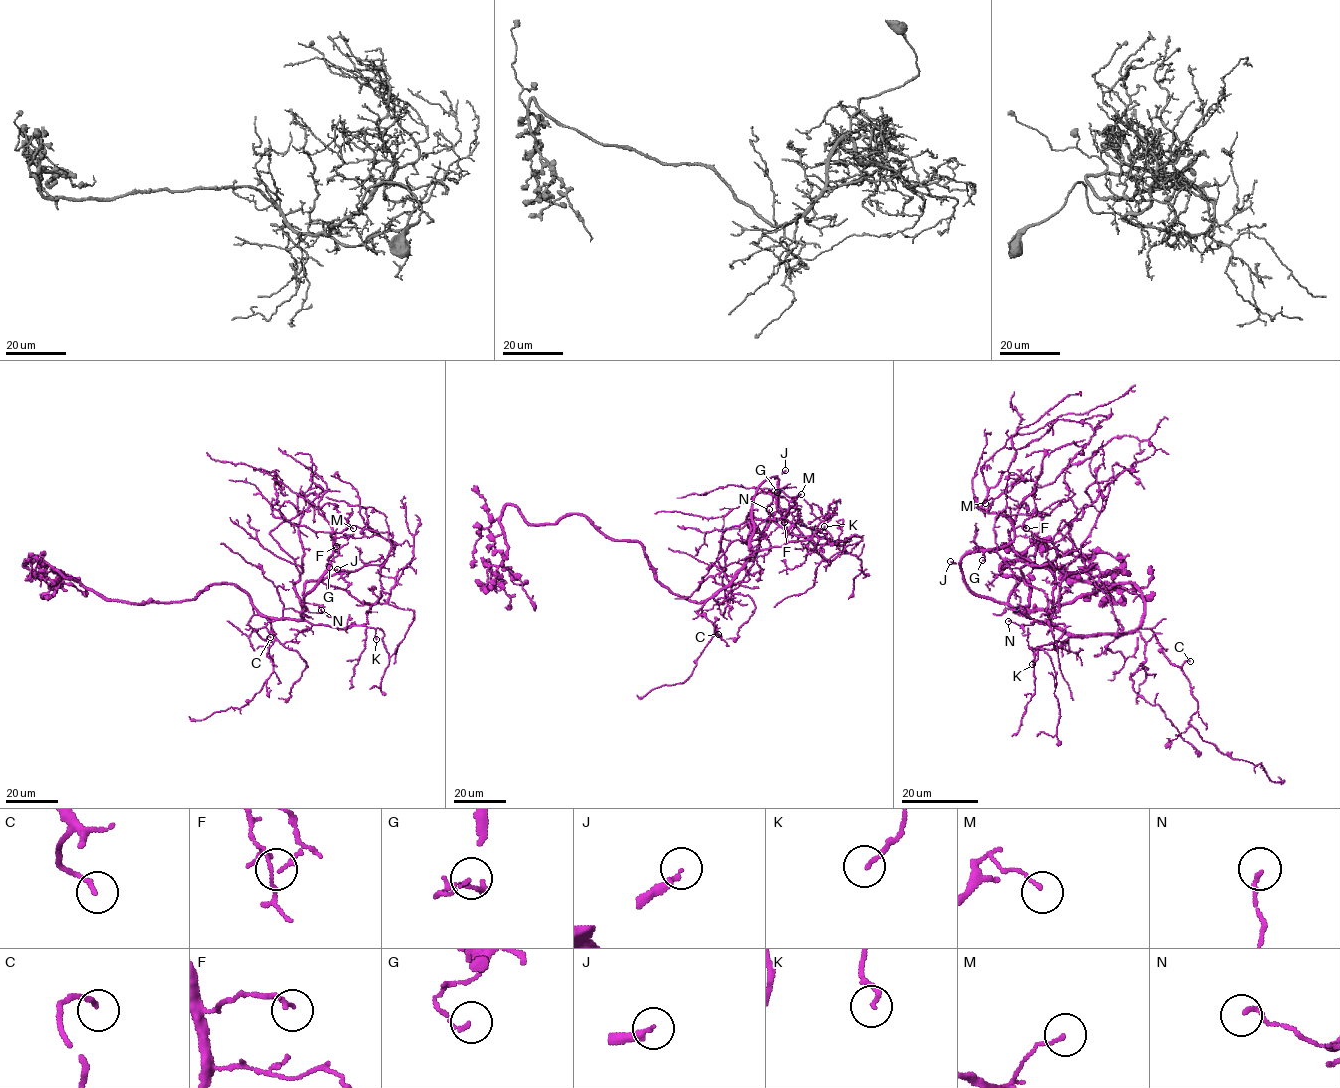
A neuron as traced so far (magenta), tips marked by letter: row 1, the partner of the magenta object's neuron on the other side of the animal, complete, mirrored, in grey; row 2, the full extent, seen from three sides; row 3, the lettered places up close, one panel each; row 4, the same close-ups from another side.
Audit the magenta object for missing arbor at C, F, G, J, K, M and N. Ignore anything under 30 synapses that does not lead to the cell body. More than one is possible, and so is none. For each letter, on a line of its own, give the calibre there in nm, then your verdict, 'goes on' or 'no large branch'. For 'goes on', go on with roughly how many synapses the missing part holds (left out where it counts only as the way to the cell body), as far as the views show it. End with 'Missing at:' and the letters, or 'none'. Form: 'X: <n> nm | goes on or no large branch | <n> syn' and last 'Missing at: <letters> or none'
C: 160 nm | no large branch
F: 120 nm | no large branch
G: 110 nm | no large branch
J: 190 nm | goes on
K: 150 nm | no large branch
M: 120 nm | no large branch
N: 140 nm | no large branch
Missing at: J

